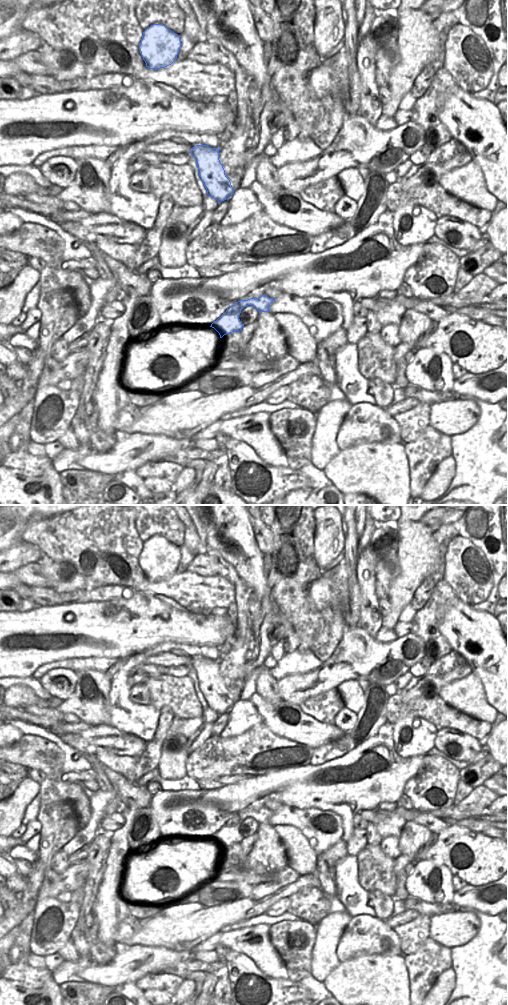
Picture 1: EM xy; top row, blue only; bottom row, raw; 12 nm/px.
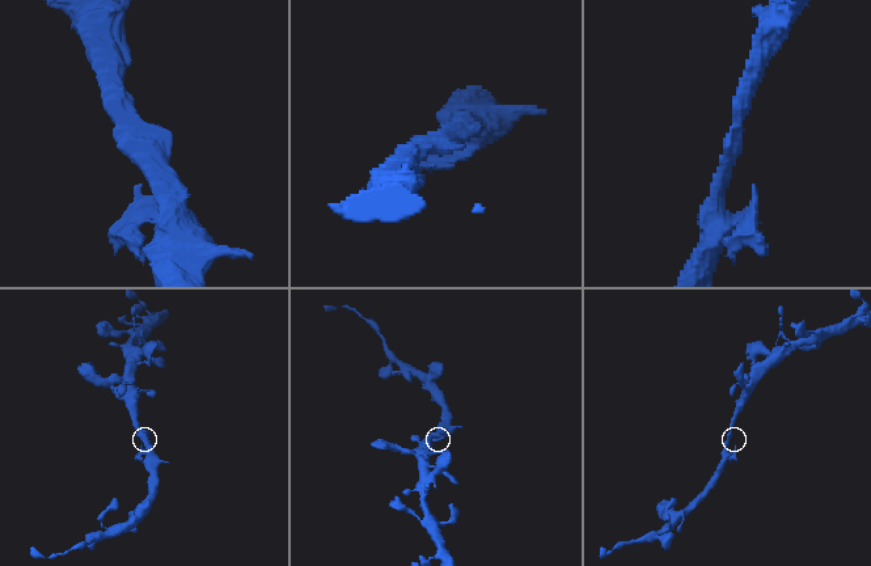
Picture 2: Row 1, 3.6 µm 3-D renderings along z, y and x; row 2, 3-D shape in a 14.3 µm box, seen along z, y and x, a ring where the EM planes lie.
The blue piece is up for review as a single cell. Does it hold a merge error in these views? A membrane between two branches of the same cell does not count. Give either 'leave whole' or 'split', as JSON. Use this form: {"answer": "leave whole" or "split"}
{"answer": "leave whole"}

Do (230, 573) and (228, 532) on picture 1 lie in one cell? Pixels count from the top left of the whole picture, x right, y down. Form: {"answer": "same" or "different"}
{"answer": "different"}

